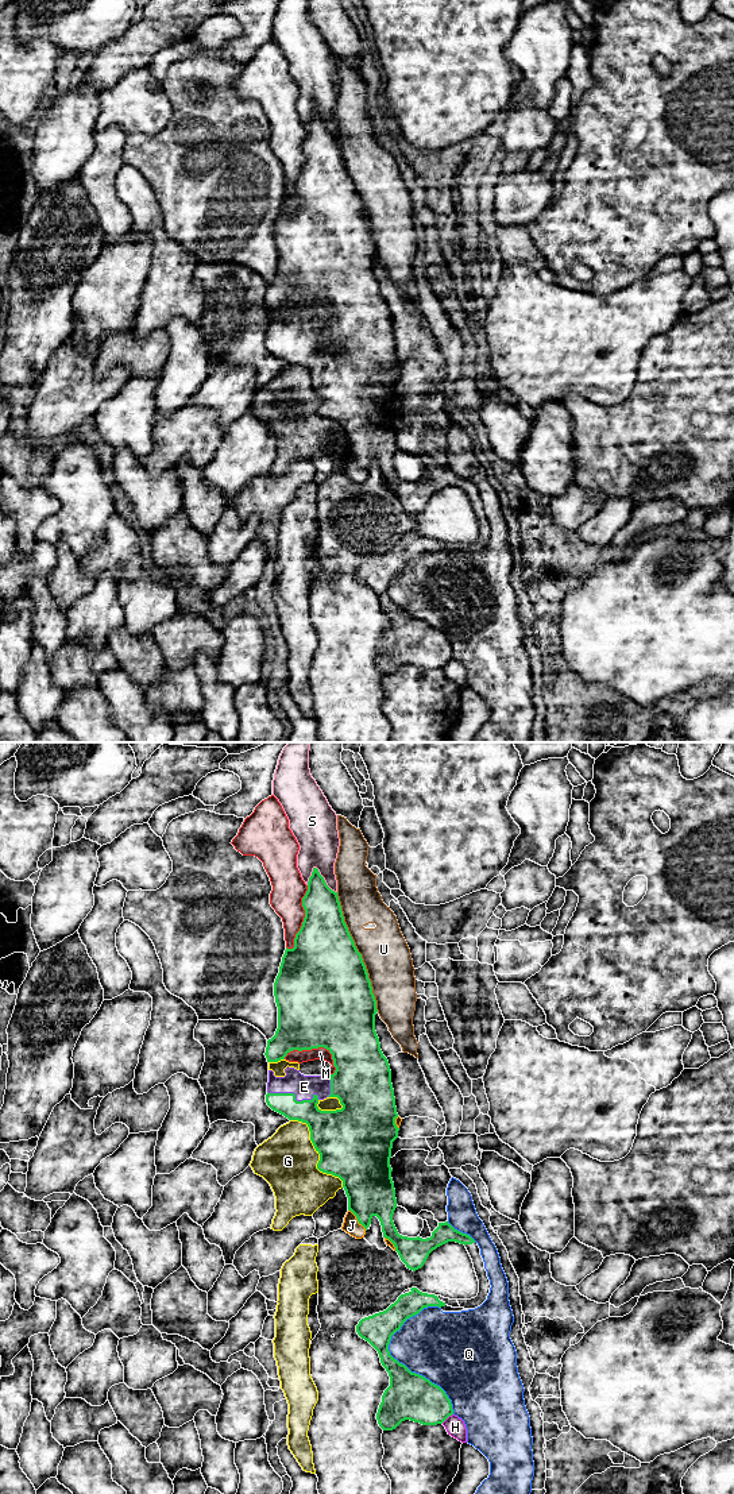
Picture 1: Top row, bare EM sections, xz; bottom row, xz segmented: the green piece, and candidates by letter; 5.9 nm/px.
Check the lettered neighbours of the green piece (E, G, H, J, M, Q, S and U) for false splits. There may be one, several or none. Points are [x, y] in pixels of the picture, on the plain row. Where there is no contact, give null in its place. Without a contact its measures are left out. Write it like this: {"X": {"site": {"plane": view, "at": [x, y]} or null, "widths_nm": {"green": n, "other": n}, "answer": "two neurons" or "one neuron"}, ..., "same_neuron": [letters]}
{"E": {"site": {"plane": "xz", "at": [294, 340]}, "widths_nm": {"green": 190, "other": 140}, "answer": "one neuron"}, "G": {"site": {"plane": "xz", "at": [319, 397]}, "widths_nm": {"green": 440, "other": 360}, "answer": "two neurons"}, "H": {"site": {"plane": "xz", "at": [447, 661]}, "widths_nm": {"green": 280, "other": 120}, "answer": "two neurons"}, "J": {"site": {"plane": "xz", "at": [358, 464]}, "widths_nm": {"green": 300, "other": 100}, "answer": "two neurons"}, "M": {"site": {"plane": "xz", "at": [315, 292]}, "widths_nm": {"green": 500, "other": 70}, "answer": "two neurons"}, "Q": {"site": {"plane": "xz", "at": [401, 607]}, "widths_nm": {"green": 280, "other": 400}, "answer": "two neurons"}, "S": {"site": {"plane": "xz", "at": [324, 124]}, "widths_nm": {"green": 240, "other": 240}, "answer": "two neurons"}, "U": {"site": {"plane": "xz", "at": [358, 196]}, "widths_nm": {"green": 500, "other": 280}, "answer": "two neurons"}, "same_neuron": ["E"]}

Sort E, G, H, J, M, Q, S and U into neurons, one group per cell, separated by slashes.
E / G / H J / M / Q / S / U

